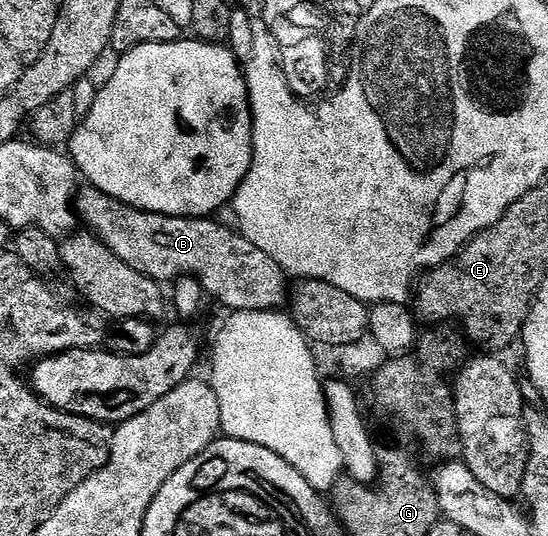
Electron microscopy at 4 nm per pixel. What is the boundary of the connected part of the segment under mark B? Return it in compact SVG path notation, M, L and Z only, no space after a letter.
M88 185L76 192L74 211L93 236L103 241L119 261L127 261L135 273L143 273L162 285L185 276L195 278L210 300L218 299L230 312L276 312L286 306L286 272L259 245L251 245L240 230L224 227L216 223L216 218L188 219L140 211Z

